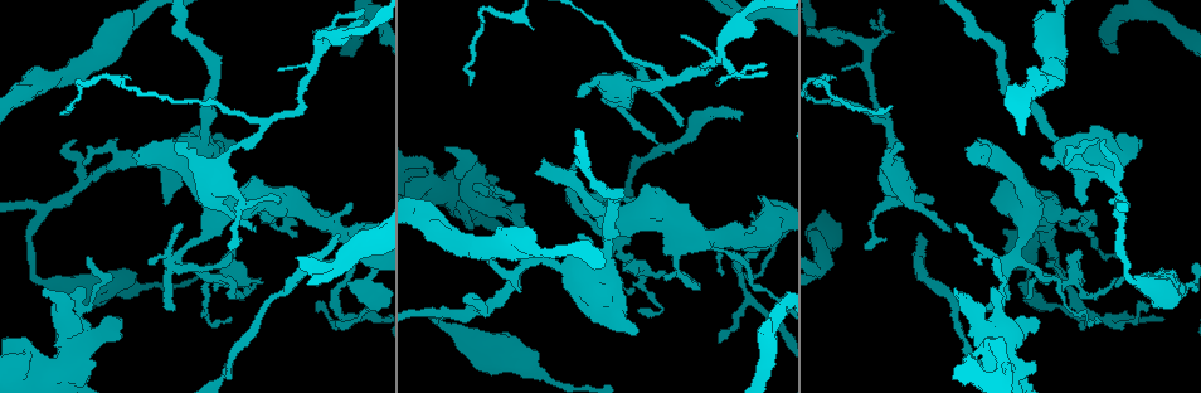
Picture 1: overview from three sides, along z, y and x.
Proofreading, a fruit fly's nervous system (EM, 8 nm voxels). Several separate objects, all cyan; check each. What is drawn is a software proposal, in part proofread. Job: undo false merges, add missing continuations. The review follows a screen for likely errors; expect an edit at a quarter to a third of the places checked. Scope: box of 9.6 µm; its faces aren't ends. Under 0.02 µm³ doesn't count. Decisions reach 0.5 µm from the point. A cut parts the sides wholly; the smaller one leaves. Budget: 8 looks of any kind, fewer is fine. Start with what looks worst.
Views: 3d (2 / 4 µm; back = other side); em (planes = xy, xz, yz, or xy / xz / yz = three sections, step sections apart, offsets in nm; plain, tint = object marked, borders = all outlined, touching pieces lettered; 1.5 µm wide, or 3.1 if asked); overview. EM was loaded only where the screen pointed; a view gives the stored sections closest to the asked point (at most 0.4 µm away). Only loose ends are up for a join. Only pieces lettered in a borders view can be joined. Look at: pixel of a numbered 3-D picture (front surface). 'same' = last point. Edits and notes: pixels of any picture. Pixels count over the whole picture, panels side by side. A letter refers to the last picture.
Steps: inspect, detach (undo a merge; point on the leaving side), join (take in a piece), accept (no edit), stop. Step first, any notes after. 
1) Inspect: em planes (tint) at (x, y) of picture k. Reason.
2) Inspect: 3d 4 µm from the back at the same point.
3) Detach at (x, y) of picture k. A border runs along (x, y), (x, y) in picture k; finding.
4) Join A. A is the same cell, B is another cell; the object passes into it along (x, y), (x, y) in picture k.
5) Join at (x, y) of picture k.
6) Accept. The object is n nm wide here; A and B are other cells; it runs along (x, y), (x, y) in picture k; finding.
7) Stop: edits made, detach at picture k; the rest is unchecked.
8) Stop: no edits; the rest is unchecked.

Inspect: em planes (borders) at (921, 234) of picture 1. Free end.

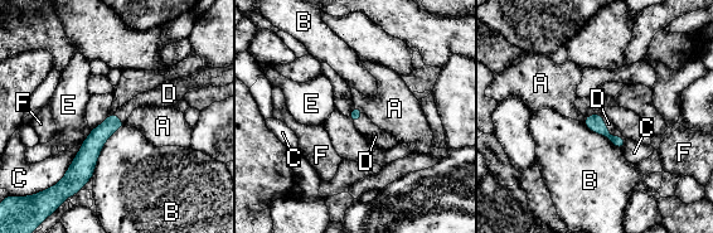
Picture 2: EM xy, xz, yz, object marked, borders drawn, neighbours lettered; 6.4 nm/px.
Join D. D is the same cell, A, B, C, E and F are other cells; the object passes into it along (595, 122), (606, 129), (611, 127) in picture 2; the neuron continues.

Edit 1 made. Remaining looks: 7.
Inspect: 3d 2 µm from the back at (331, 273) of picture 1. Sharp bend.

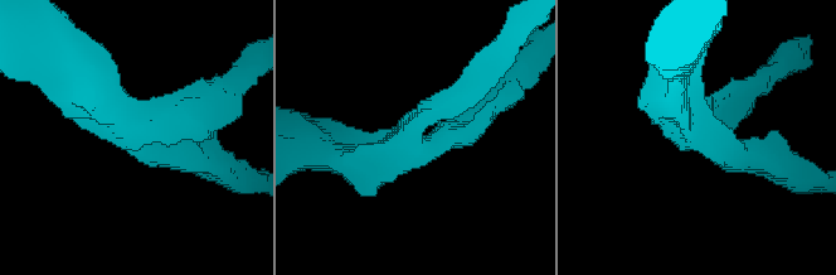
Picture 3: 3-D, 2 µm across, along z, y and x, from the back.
Inspect: em xy step 8 (tint) at (418, 144) of picture 3.

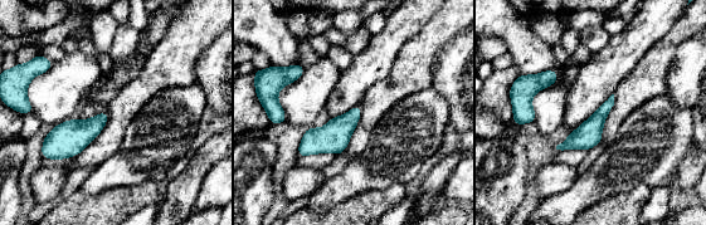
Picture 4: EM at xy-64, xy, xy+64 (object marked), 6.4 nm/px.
Inspect: em planes (borders) at the same point. Another direction.

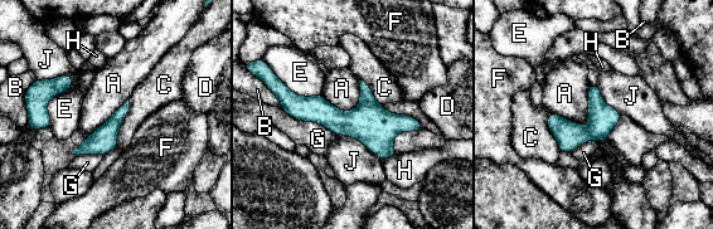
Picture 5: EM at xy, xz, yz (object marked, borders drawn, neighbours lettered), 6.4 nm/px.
Accept. A, B, C, D, E, F, G, H and J are other cells; a border runs along (591, 84), (586, 128), (551, 113) in picture 5; continuous, no second neuron.

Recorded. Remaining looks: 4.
Inspect: em planes (borders) at (132, 156) of picture 1. End of a long branch.

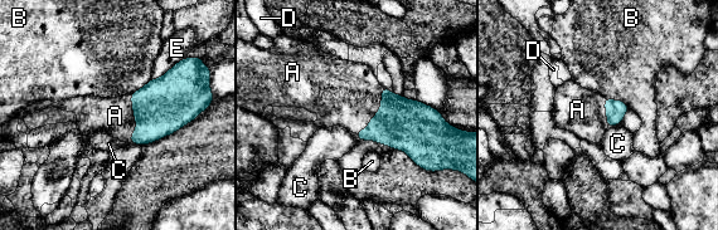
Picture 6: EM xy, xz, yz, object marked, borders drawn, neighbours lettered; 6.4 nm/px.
Join A. A is the same cell, B, C, D and E are other cells; the object passes into it along (411, 126), (378, 112), (344, 93) in picture 6; the neuron continues.

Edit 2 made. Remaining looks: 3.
Stop: edits made, join at picture 2, join at picture 6; the rest is unchecked.

